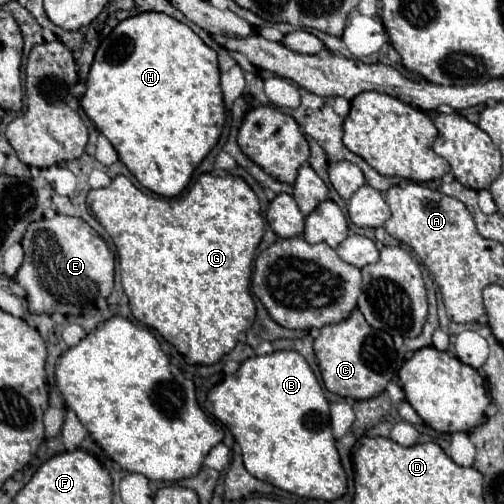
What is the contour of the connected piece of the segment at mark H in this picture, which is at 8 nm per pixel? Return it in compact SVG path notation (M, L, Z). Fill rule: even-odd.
M146 11L118 23L96 49L86 87L82 97L86 115L96 123L98 131L108 137L120 161L140 185L162 197L176 197L186 189L194 169L218 143L226 123L216 51L210 49L188 25L166 13Z

